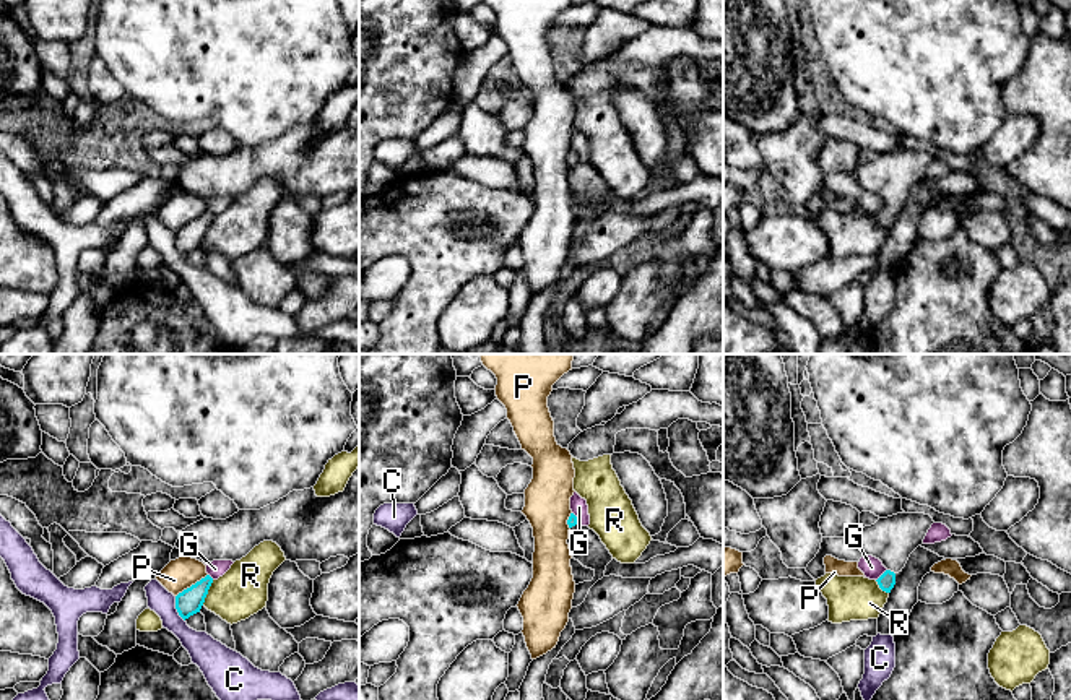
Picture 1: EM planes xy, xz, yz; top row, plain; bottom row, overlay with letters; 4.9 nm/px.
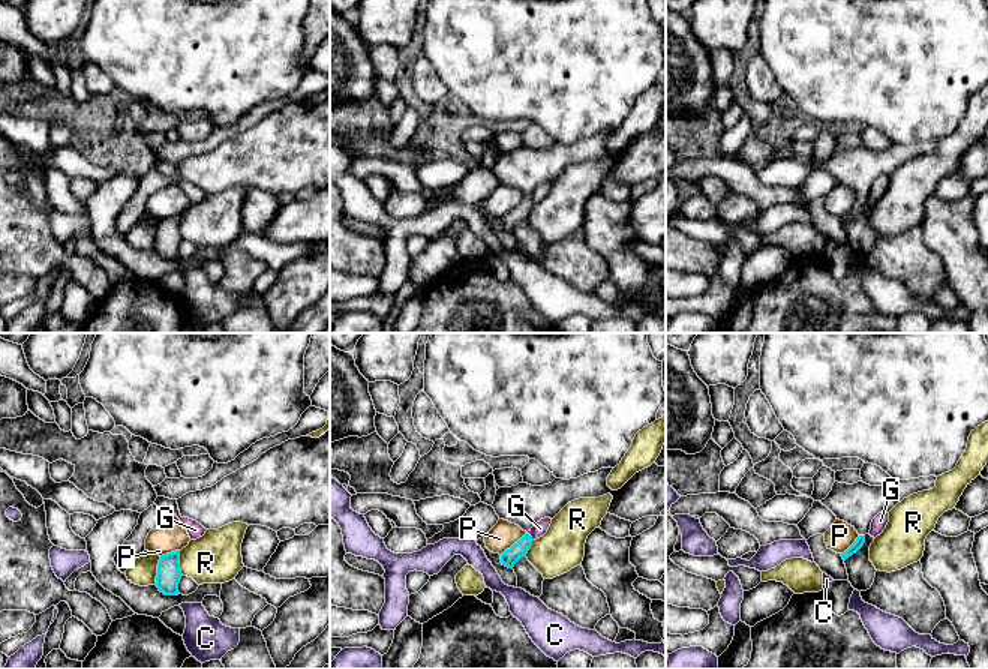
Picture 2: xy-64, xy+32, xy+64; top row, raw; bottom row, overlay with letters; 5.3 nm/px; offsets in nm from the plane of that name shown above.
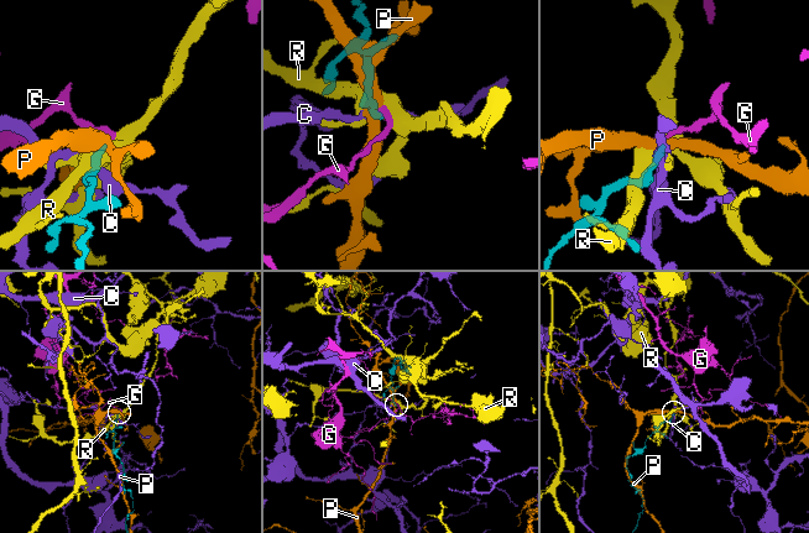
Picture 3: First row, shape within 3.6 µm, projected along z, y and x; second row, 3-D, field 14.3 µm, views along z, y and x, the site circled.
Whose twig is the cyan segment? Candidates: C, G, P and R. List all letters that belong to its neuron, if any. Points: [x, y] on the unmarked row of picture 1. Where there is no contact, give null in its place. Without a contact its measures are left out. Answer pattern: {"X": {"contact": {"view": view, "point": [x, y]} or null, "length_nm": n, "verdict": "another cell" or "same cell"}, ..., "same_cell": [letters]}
{"C": {"contact": {"view": "xy", "point": [177, 246]}, "length_nm": 140, "verdict": "another cell"}, "G": {"contact": {"view": "yz", "point": [881, 211]}, "length_nm": 80, "verdict": "another cell"}, "P": {"contact": {"view": "xy", "point": [192, 221]}, "length_nm": 200, "verdict": "another cell"}, "R": {"contact": {"view": "xy", "point": [207, 229]}, "length_nm": 140, "verdict": "another cell"}, "same_cell": []}

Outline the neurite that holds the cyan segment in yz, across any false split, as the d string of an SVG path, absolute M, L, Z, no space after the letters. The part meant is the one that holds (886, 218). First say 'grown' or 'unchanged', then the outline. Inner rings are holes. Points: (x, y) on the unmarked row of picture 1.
grown | M897 149L856 166L853 175L863 192L879 195L887 205L876 216L882 227L891 229L895 221L895 211L902 208L910 190L923 180L933 159L933 154L925 149Z

